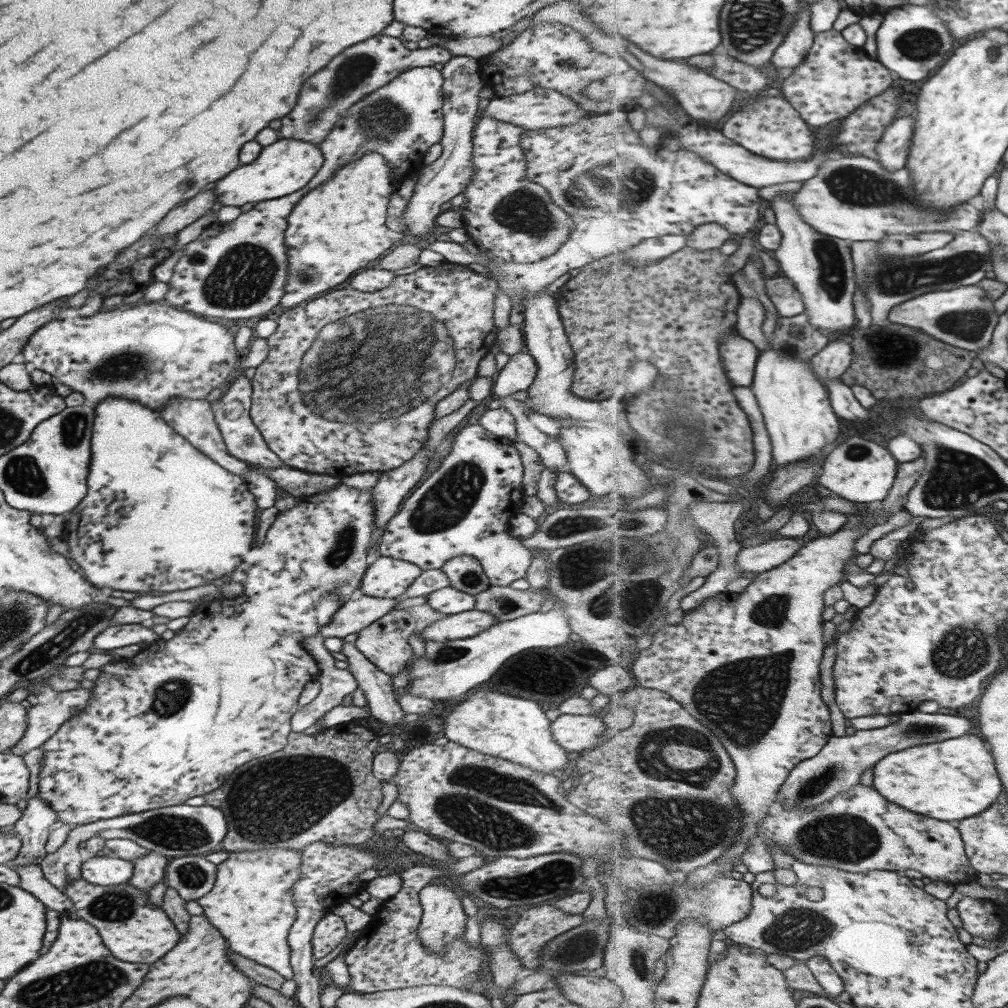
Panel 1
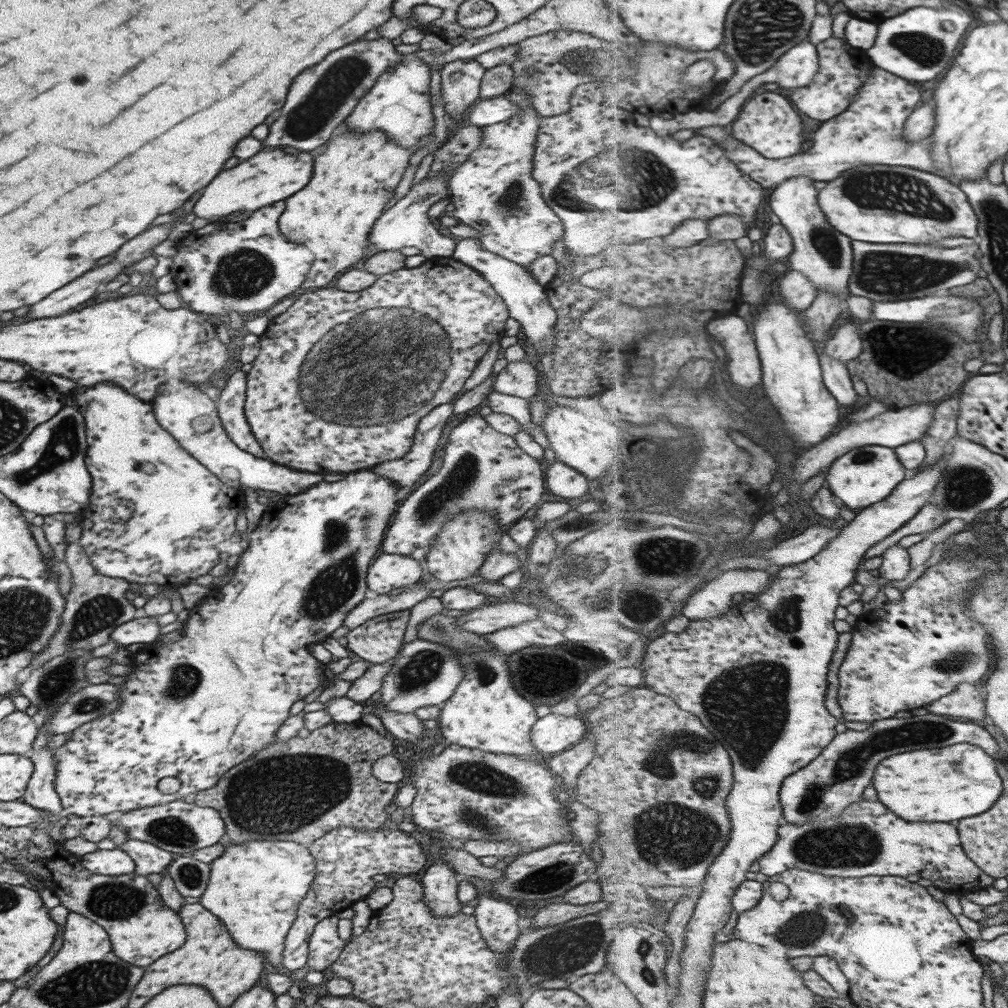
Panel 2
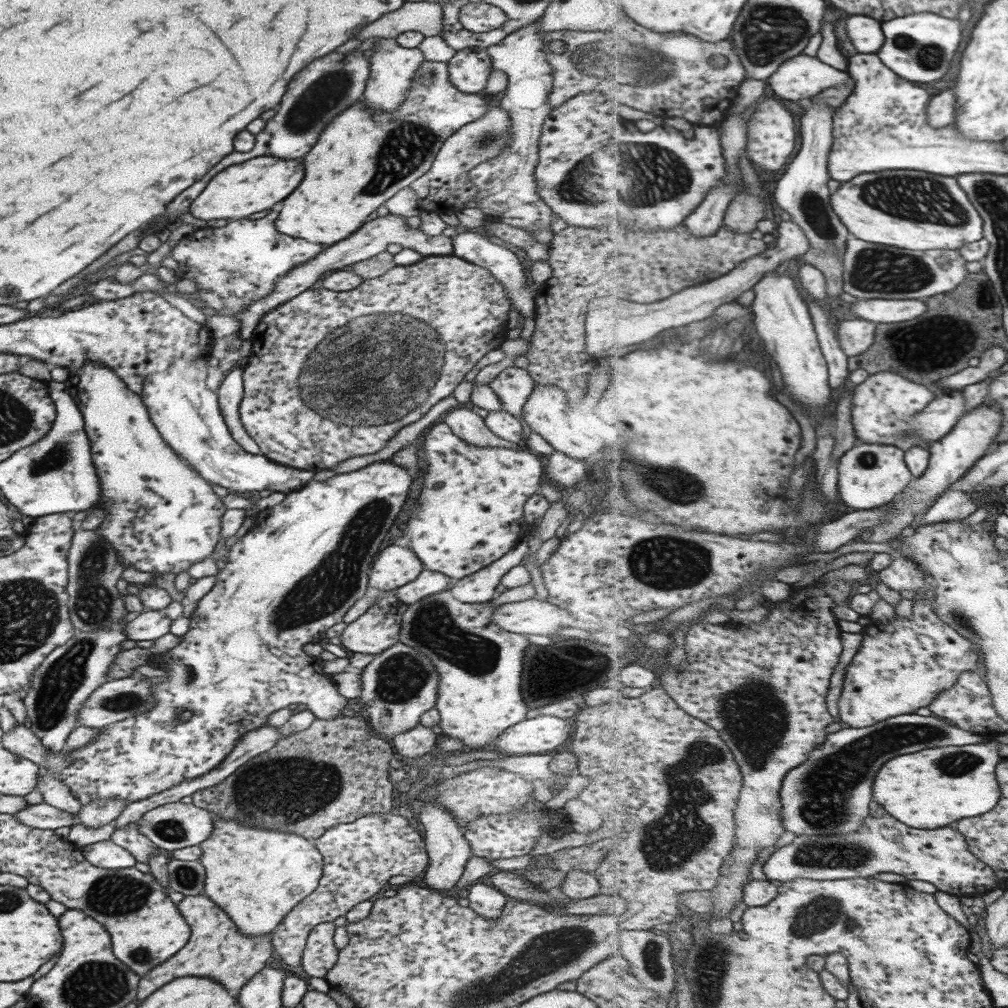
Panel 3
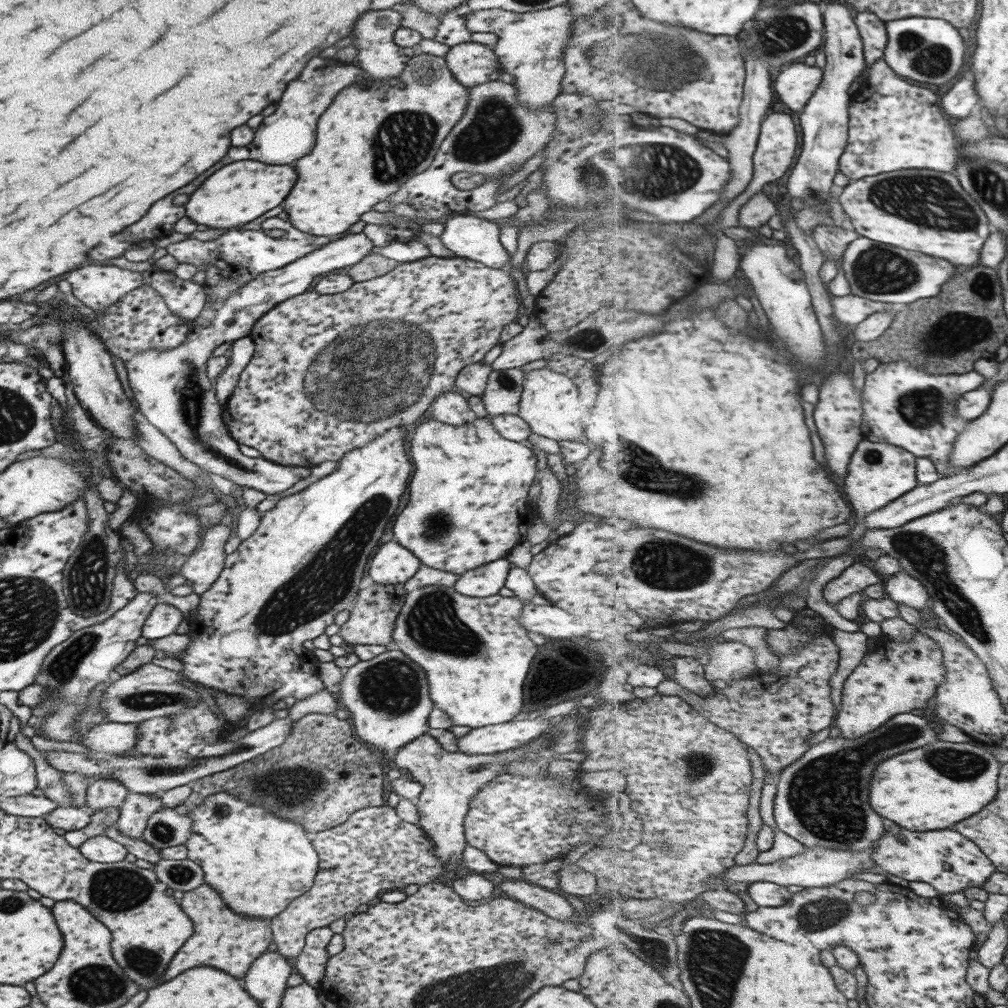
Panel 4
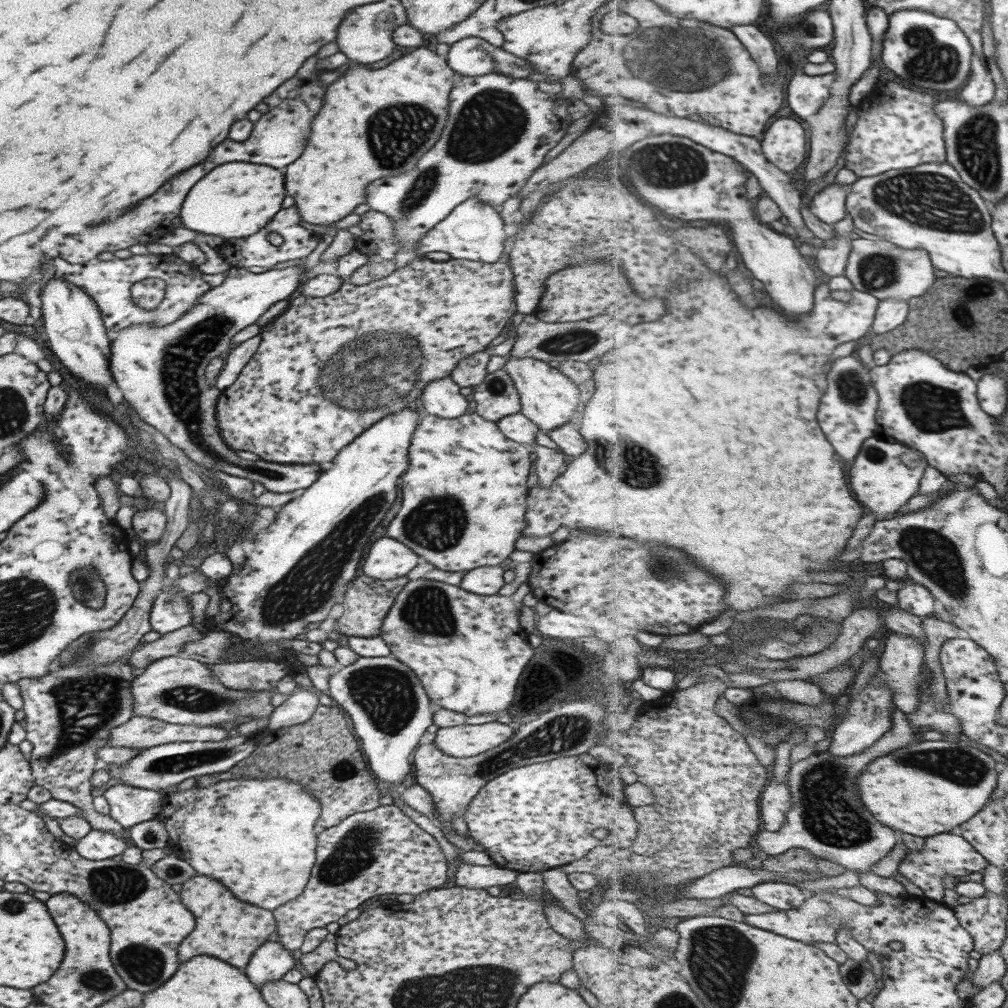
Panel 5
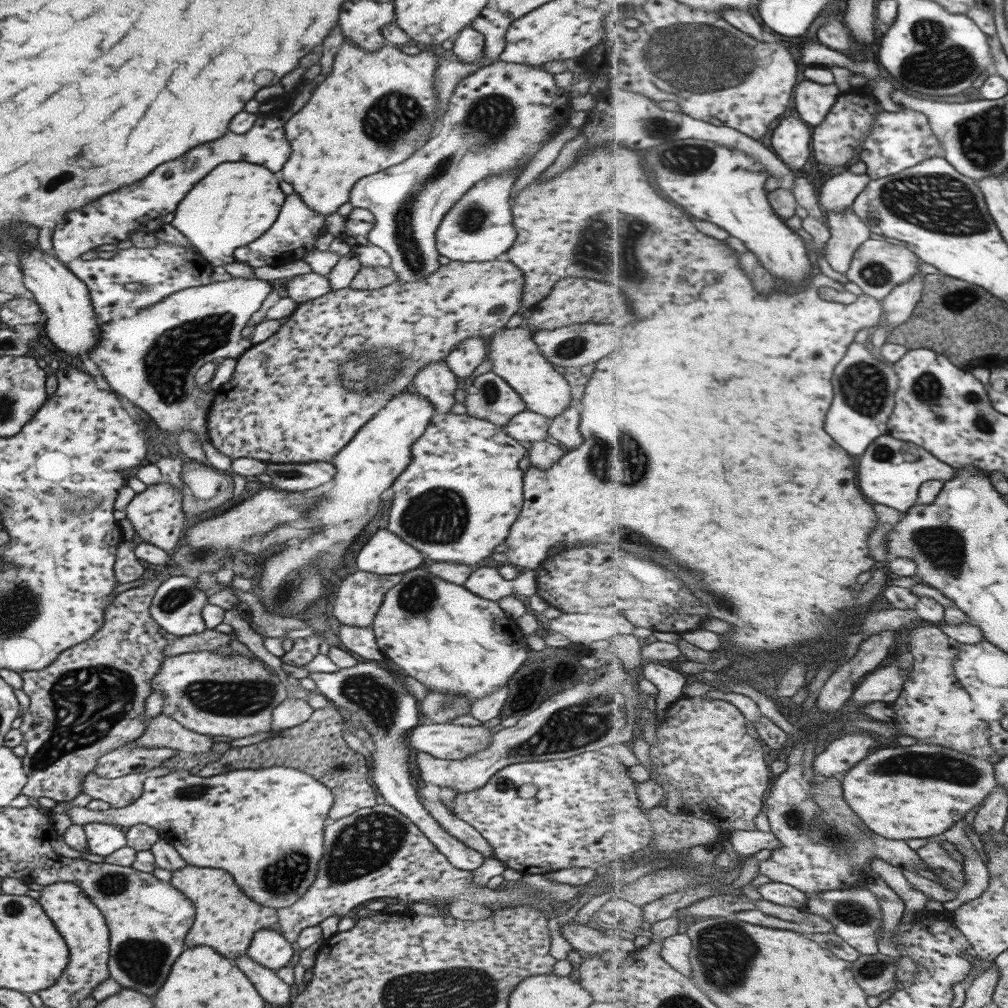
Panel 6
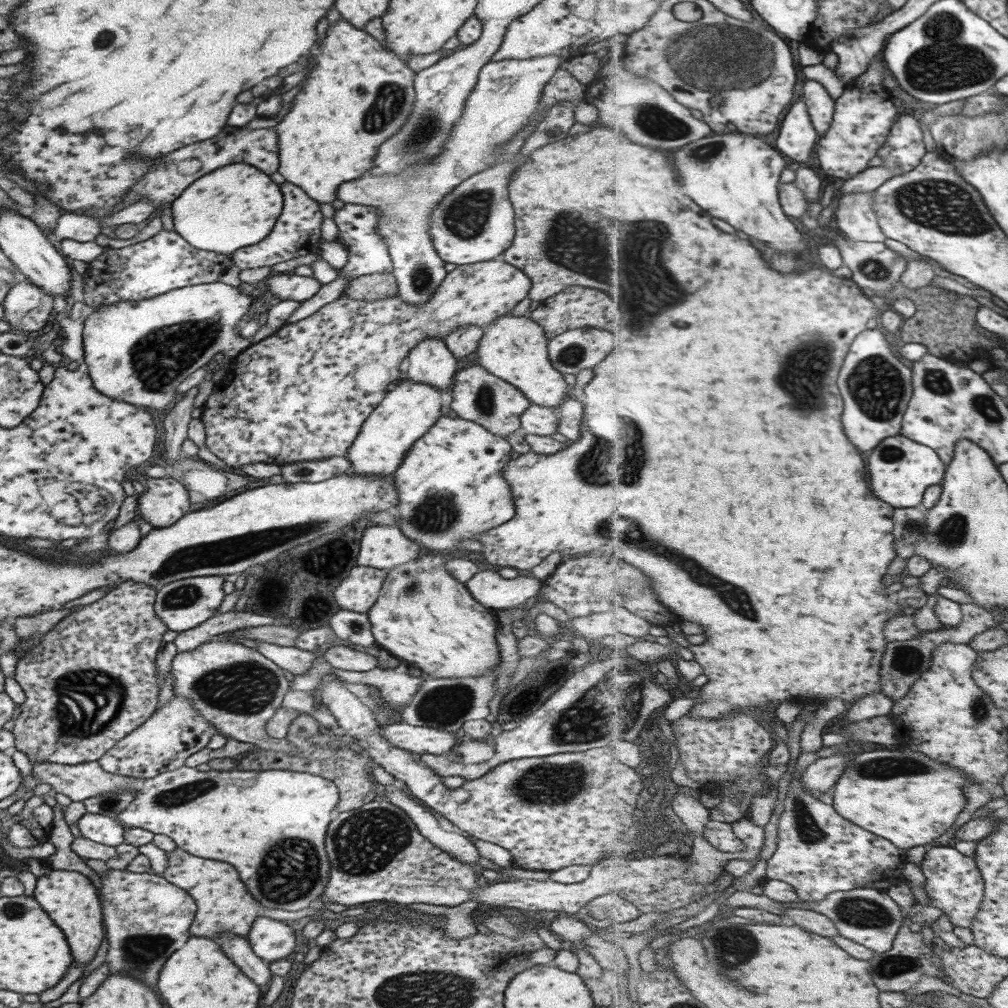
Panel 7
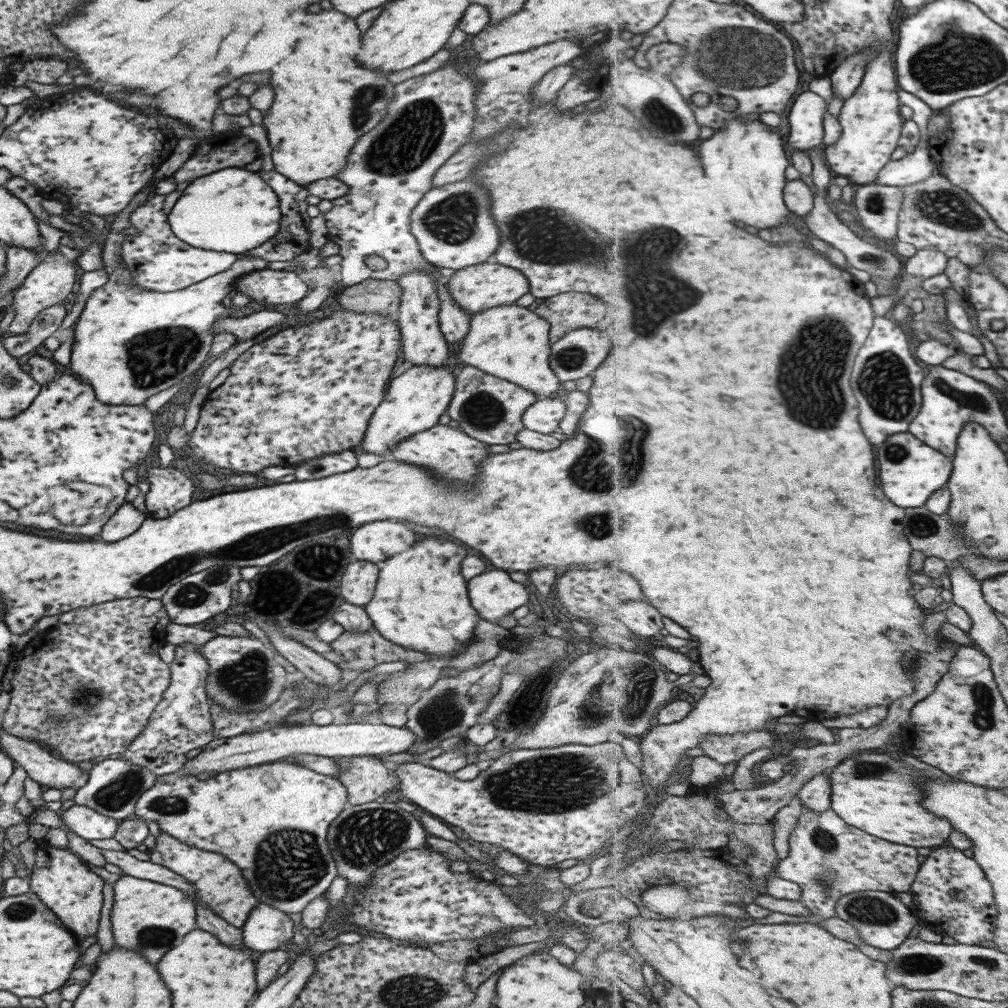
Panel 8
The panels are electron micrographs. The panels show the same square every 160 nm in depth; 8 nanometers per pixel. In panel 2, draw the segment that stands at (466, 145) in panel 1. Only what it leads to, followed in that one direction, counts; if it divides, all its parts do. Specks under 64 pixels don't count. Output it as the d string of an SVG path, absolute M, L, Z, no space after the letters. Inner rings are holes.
M475 59L454 60L442 65L440 96L445 115L452 121L450 132L463 125L461 114L479 98L479 82L484 70ZM440 170L432 178L426 178L422 175L419 182L411 185L408 192L399 199L390 209L383 211L374 224L370 226L366 240L372 253L381 253L382 251L399 251L404 247L419 247L419 256L425 260L428 258L452 257L454 252L453 239L439 234L433 228L429 217L425 215L429 206L445 196L449 196L447 185L449 180L448 170Z

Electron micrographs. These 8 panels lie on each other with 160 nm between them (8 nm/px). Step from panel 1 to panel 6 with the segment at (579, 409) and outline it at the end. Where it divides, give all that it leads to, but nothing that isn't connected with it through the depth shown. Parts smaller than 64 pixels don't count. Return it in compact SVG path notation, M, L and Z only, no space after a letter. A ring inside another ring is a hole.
M509 169L471 185L467 192L443 215L435 231L435 250L438 255L457 262L492 261L513 244L514 231L511 212L511 187L519 169Z

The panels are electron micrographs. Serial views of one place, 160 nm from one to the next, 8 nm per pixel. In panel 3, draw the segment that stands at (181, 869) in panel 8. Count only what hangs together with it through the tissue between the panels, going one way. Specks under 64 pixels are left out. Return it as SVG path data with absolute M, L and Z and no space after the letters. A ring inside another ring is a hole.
M204 894L184 896L175 905L191 928L189 942L179 952L175 952L169 960L155 966L153 970L147 972L147 976L139 980L137 1000L143 1000L147 994L155 992L159 986L179 976L207 976L220 982L220 985L228 991L236 993L247 979L253 978L261 968L264 968L265 961L273 951L267 935L247 938L247 935L238 931L225 912Z

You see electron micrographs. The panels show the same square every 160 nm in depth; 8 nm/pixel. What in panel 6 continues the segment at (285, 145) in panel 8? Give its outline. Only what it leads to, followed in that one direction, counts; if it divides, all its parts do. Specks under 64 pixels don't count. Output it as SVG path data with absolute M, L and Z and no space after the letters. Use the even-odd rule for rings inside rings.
M343 42L335 52L332 64L331 72L315 86L305 106L293 114L293 118L287 116L285 124L285 140L289 142L291 154L283 164L283 180L291 184L293 192L297 192L301 200L323 218L348 201L348 192L359 178L403 162L437 130L436 98L432 86L438 58L433 53L419 52L411 56L389 44L375 52L363 52L359 46Z

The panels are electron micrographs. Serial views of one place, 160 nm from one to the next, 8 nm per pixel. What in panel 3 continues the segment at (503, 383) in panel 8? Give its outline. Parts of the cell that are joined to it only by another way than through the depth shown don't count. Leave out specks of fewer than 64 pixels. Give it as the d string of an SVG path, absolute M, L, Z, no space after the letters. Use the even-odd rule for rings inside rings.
M513 366L504 368L489 382L488 387L499 399L503 411L520 418L523 403L534 385L526 369Z

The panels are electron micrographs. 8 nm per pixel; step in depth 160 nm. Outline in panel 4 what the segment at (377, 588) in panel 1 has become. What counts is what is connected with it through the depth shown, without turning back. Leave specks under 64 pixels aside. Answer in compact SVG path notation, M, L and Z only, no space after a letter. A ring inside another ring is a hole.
M390 540L381 544L367 566L367 576L373 583L382 585L394 585L404 583L411 578L420 560L407 549Z

